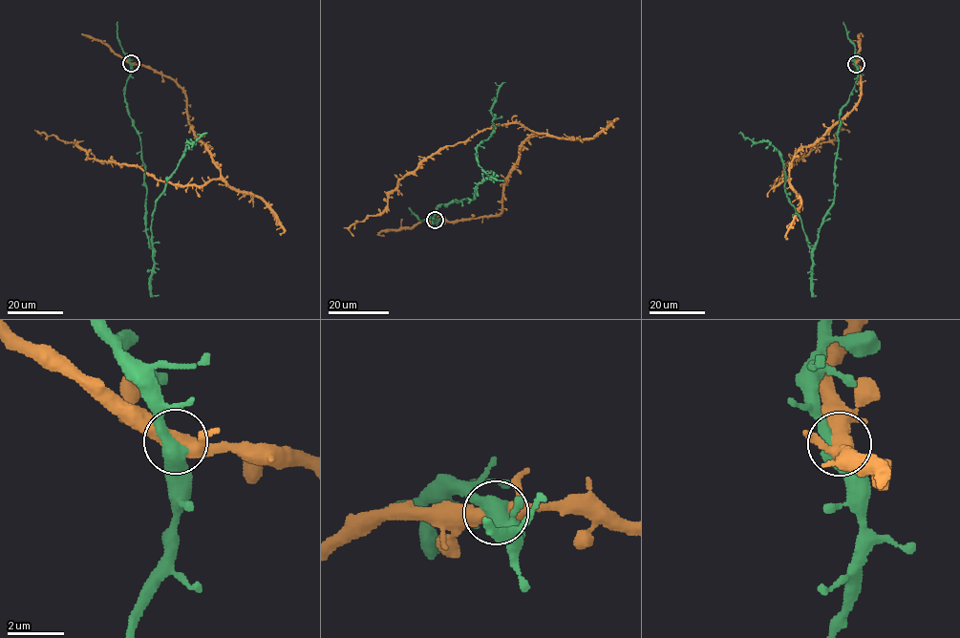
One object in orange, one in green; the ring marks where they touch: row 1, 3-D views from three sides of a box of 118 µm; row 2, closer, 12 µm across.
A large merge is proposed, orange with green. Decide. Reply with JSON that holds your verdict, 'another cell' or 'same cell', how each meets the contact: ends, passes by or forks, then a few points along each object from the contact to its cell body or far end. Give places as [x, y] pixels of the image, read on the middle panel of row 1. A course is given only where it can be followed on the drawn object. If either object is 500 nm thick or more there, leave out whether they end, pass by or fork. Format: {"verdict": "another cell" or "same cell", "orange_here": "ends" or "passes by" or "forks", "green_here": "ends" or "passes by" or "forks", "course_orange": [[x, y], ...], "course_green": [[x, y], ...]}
{"verdict": "another cell", "course_orange": [[435, 220], [501, 212], [520, 145], [537, 133], [503, 123], [441, 147], [353, 235]], "course_green": [[435, 220], [440, 204], [475, 200], [478, 185], [487, 178], [476, 149], [493, 129], [491, 106], [505, 82]]}

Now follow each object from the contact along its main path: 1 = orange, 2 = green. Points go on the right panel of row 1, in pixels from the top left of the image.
1: (856, 65), (858, 103), (802, 146), (789, 178), (773, 185), (784, 164), (834, 139), (840, 129), (849, 133)
2: (856, 65), (858, 80), (840, 116), (833, 204), (813, 248), (785, 192), (778, 152), (740, 132)

